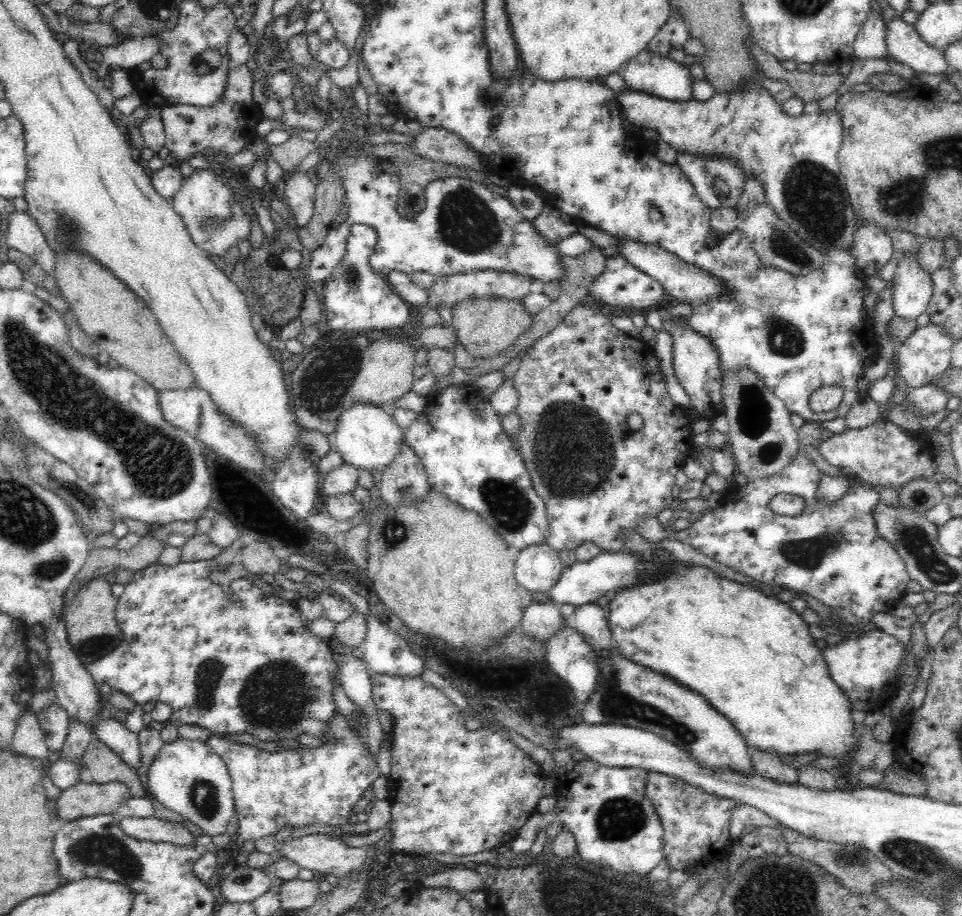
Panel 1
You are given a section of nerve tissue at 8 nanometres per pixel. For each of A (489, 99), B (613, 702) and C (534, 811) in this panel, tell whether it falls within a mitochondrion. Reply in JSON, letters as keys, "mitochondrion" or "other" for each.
{"A":"mitochondrion","B":"mitochondrion","C":"other"}

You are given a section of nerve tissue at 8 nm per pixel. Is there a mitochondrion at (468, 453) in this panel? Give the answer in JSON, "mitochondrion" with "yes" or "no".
{"mitochondrion":"no"}

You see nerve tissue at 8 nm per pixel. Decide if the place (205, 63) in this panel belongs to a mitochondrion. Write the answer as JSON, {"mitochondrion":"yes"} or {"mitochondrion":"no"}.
{"mitochondrion":"yes"}

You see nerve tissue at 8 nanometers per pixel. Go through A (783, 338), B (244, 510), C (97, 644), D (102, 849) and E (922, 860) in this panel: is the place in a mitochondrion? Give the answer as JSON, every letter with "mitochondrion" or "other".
{"A":"mitochondrion","B":"other","C":"mitochondrion","D":"mitochondrion","E":"mitochondrion"}

